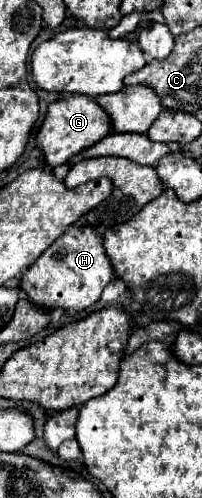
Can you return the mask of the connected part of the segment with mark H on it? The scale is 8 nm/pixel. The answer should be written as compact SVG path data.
M71 224L65 234L61 238L57 238L39 258L33 266L29 266L29 270L25 272L25 276L21 278L21 288L27 292L27 298L39 306L47 306L47 308L57 308L63 306L67 312L81 312L87 306L95 304L103 292L103 288L113 280L113 266L105 254L105 246L103 246L103 238L101 234L87 224Z

